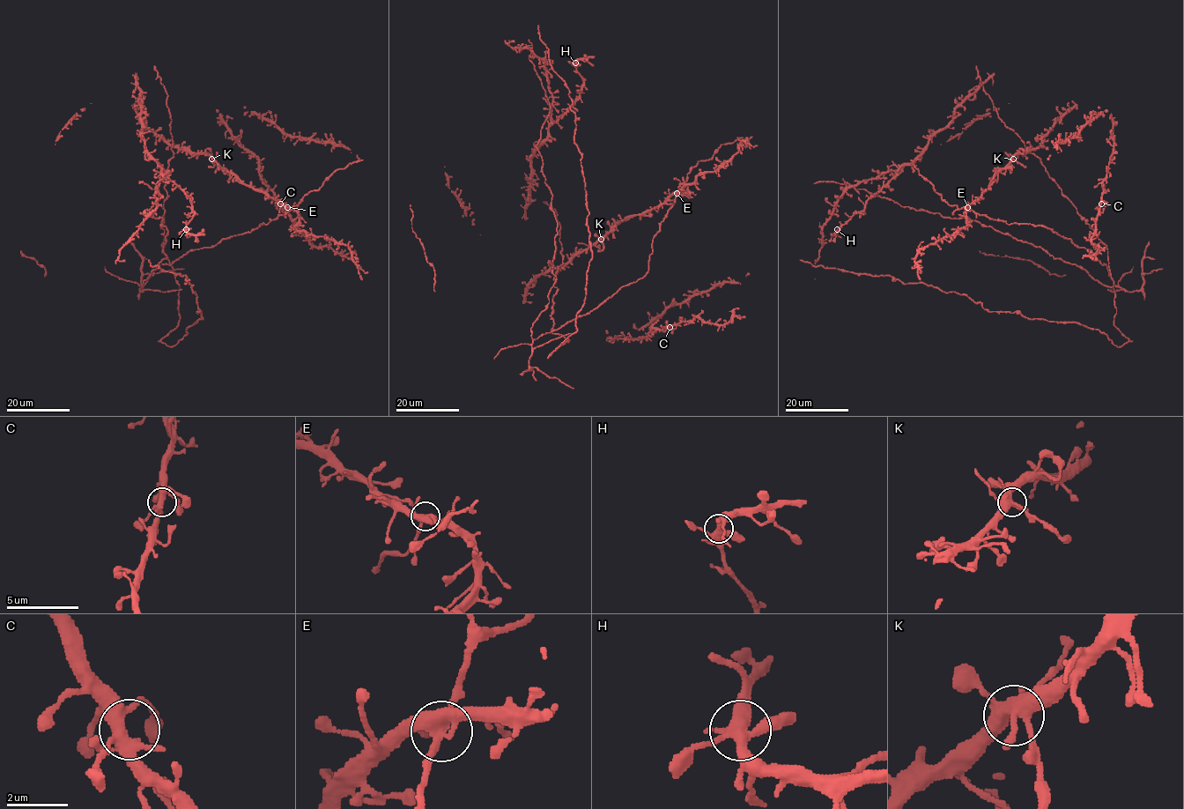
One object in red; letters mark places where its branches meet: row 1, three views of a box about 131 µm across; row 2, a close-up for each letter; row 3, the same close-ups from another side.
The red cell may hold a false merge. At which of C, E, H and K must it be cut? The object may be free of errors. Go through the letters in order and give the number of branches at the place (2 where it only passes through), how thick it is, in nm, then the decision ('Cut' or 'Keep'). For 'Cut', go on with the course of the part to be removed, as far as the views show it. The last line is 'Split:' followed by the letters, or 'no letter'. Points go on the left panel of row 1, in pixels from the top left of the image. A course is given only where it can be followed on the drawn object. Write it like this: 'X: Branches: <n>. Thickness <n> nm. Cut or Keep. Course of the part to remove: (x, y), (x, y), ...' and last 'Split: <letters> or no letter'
C: Branches: 5. Thickness 360 nm. Keep
E: Branches: 5. Thickness 400 nm. Keep
H: Branches: 5. Thickness 400 nm. Keep
K: Branches: 5. Thickness 420 nm. Keep
Split: no letter

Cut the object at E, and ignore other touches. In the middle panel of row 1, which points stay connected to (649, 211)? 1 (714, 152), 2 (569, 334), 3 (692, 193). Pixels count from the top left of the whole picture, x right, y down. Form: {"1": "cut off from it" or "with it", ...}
{"1": "cut off from it", "2": "with it", "3": "with it"}

